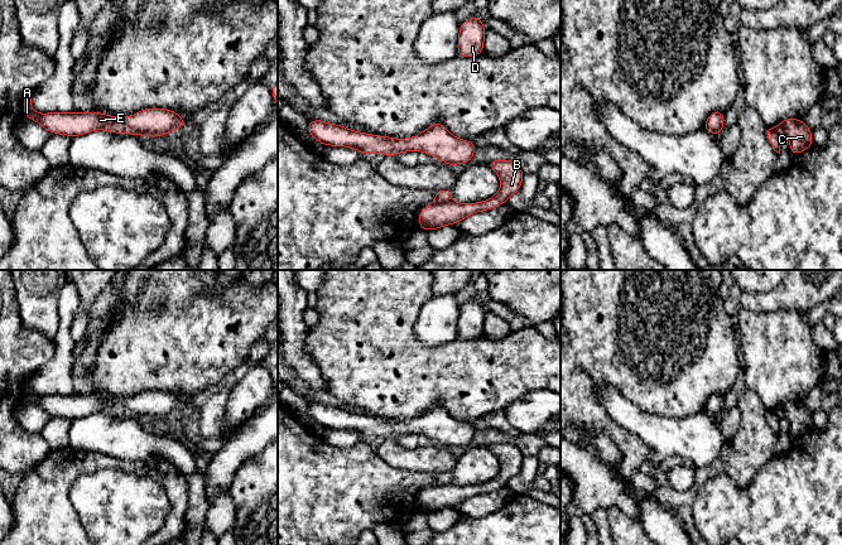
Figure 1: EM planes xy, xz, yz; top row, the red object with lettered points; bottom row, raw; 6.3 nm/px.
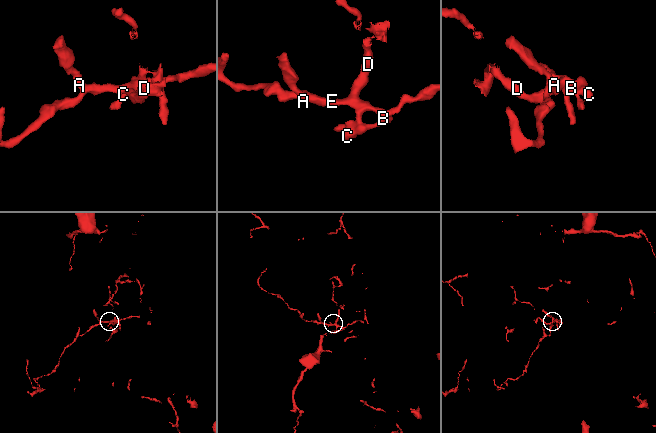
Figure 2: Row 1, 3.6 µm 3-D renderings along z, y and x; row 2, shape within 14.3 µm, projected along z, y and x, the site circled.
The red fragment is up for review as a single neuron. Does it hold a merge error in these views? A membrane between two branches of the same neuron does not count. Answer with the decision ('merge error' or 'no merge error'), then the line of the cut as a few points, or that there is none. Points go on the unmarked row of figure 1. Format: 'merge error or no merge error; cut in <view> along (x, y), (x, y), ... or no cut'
no merge error; no cut

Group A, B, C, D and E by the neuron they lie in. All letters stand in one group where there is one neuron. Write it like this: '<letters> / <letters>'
A B C D E

